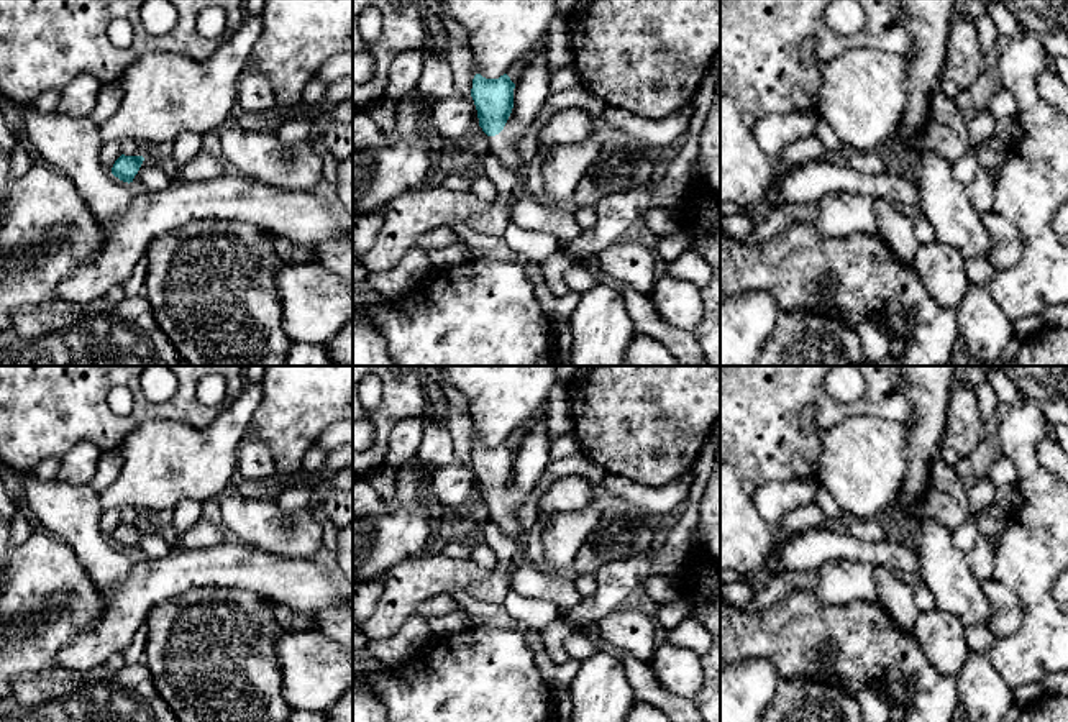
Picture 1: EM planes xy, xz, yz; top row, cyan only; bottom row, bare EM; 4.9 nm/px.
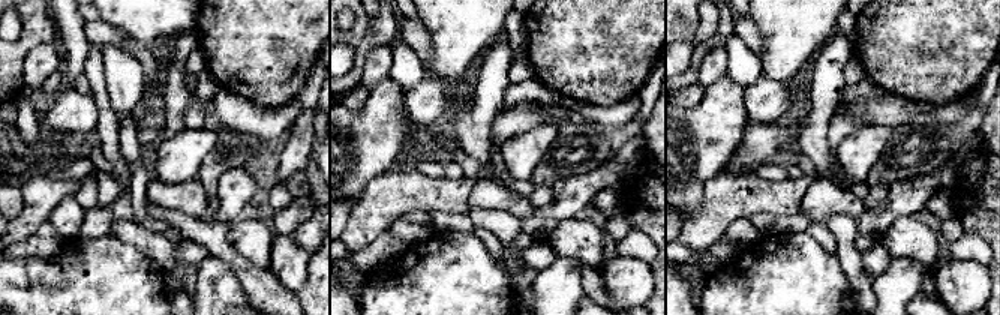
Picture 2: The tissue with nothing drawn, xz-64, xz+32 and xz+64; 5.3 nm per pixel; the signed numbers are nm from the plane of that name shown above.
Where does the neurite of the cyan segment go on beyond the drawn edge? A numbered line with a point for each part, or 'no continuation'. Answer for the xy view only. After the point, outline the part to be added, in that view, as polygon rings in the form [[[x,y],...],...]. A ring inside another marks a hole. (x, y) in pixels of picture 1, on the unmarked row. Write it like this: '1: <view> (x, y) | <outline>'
1: xy (151, 545) | [[[144,527],[133,550],[136,556],[162,560],[172,551],[172,546],[157,532]]]

